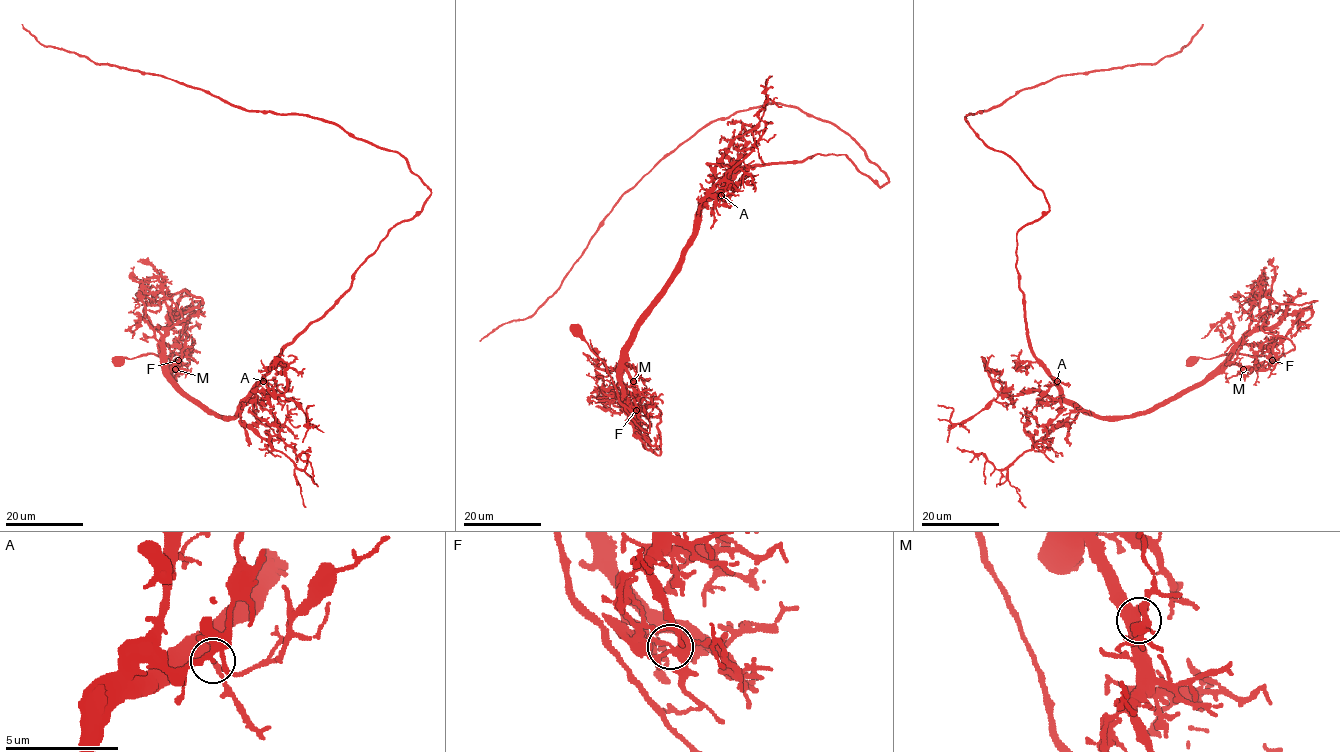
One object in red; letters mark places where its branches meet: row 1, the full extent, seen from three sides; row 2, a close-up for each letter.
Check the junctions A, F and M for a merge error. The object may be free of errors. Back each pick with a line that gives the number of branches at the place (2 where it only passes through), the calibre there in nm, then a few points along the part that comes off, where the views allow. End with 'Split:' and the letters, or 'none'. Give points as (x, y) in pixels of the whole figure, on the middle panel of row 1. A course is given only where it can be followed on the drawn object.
F: branches 3; calibre 240 nm; course (636, 410), (625, 408), (649, 432), (641, 399), (636, 407), (628, 407), (615, 392), (601, 388), (589, 373)
Split: F

